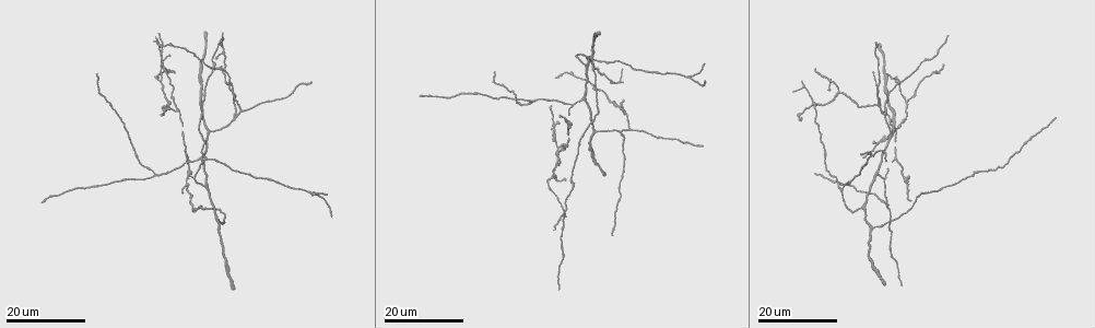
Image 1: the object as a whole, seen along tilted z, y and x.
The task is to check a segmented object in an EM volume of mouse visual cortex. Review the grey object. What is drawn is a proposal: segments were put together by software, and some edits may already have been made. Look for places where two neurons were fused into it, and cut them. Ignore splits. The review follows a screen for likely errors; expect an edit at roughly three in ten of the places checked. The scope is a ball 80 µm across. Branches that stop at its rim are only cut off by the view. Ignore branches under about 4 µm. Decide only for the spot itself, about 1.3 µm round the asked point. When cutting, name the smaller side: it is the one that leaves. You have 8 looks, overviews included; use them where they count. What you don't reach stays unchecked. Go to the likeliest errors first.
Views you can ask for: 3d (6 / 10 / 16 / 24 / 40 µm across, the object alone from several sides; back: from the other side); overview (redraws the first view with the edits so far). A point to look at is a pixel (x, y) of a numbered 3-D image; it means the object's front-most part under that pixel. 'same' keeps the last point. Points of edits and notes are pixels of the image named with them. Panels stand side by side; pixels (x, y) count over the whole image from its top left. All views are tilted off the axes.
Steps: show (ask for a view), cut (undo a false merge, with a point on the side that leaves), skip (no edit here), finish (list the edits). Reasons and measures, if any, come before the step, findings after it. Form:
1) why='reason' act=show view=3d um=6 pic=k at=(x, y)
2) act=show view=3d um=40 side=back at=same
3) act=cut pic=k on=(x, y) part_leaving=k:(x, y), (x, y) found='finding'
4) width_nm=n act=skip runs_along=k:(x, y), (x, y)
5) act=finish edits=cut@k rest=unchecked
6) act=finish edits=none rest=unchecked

why='three-way junction' act=show view=3d um=16 pic=1 at=(184, 144)

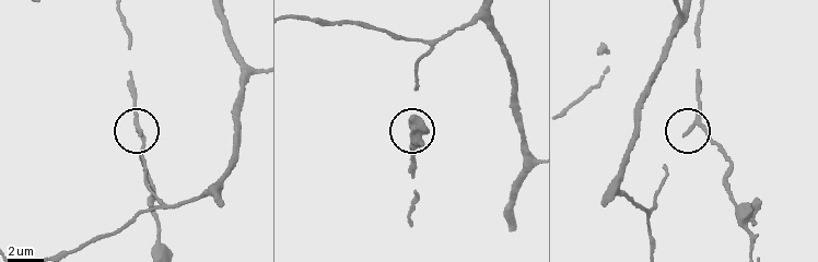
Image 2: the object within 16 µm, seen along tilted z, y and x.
why='closer look' act=show view=3d um=10 pic=2 at=(699, 122)

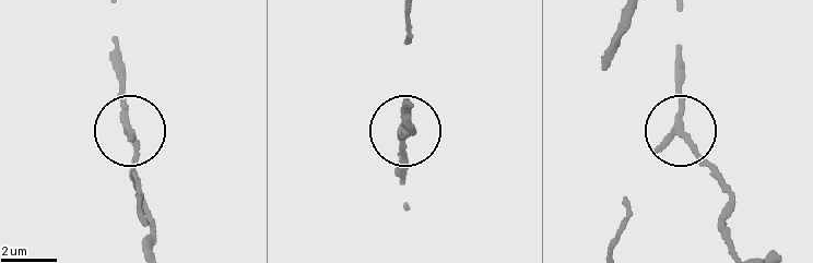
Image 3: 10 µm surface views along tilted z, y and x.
act=cut pic=3 on=(699, 166) part_leaving=3:(681, 132), (728, 201), (720, 226), (727, 247) found='a second neuron is stuck on'

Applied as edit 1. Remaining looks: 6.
why='three arms meet' act=show view=3d um=16 pic=1 at=(619, 133)

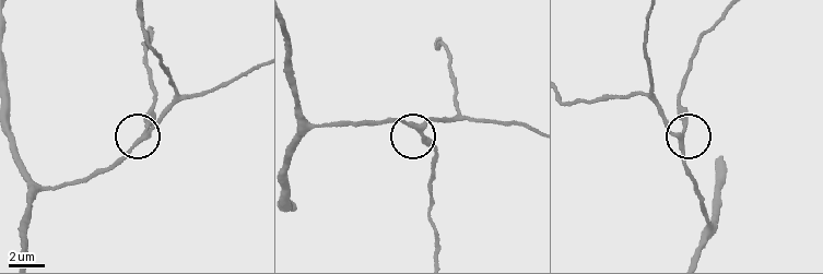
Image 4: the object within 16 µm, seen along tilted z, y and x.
act=show view=3d um=10 pic=4 at=(684, 130)

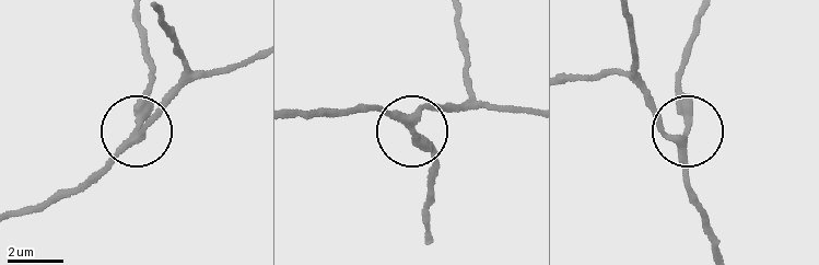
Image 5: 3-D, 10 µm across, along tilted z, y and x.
arms=3 act=skip runs_along=5:(715, 250), (686, 175), (690, 113), (681, 53) found='continuous, no second neuron'

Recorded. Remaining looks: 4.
why='branch point' act=show view=3d um=24 pic=1 at=(838, 94)

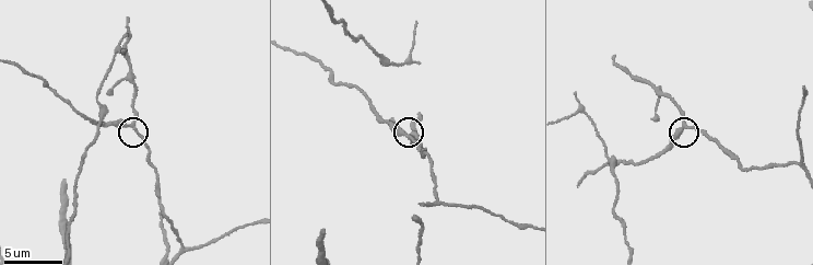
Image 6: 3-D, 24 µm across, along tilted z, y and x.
act=show view=3d um=10 pic=6 at=(408, 137)

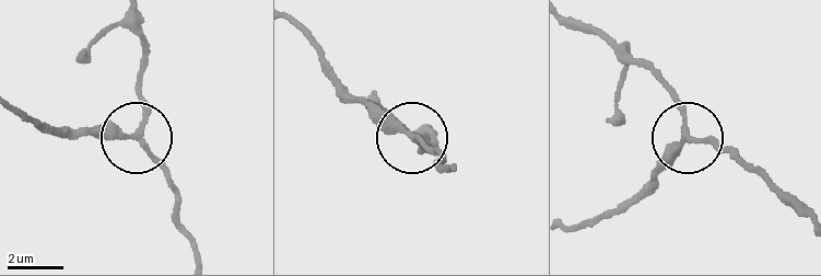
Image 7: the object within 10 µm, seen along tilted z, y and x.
width_nm=220 act=skip runs_along=7:(198, 252), (179, 223), (172, 185), (138, 140), (140, 77) found='one neuron here'

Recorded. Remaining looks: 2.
why='side arm on a straight run' act=show view=3d um=24 pic=1 at=(313, 195)

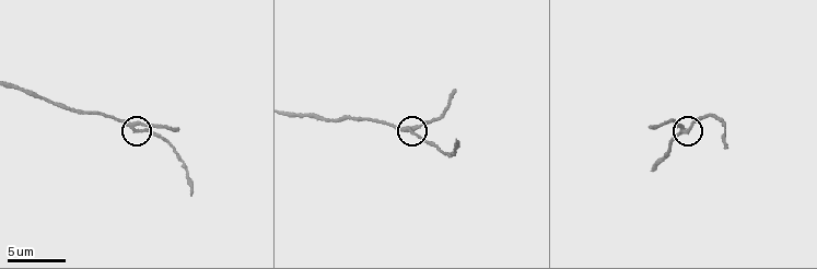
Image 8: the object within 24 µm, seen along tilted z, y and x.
why='closer look' act=show view=3d um=6 pic=8 at=(409, 128)

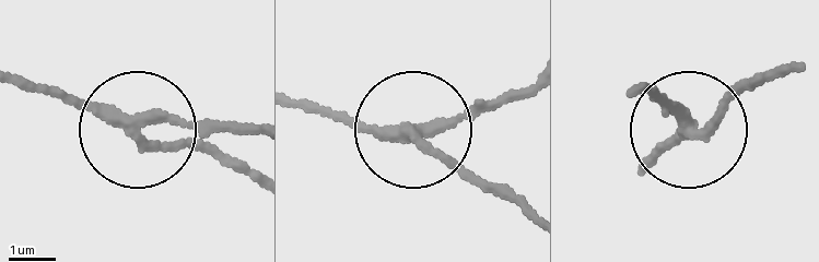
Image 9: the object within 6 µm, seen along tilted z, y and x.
side_arm_um=6 arms=3 act=skip found='one neuron here'

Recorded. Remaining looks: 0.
act=finish edits=cut@3 rest=unchecked

